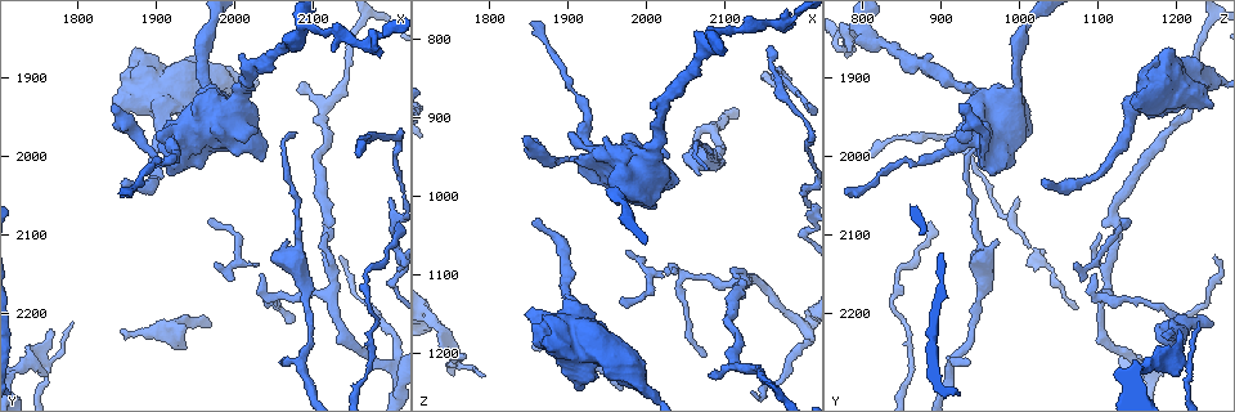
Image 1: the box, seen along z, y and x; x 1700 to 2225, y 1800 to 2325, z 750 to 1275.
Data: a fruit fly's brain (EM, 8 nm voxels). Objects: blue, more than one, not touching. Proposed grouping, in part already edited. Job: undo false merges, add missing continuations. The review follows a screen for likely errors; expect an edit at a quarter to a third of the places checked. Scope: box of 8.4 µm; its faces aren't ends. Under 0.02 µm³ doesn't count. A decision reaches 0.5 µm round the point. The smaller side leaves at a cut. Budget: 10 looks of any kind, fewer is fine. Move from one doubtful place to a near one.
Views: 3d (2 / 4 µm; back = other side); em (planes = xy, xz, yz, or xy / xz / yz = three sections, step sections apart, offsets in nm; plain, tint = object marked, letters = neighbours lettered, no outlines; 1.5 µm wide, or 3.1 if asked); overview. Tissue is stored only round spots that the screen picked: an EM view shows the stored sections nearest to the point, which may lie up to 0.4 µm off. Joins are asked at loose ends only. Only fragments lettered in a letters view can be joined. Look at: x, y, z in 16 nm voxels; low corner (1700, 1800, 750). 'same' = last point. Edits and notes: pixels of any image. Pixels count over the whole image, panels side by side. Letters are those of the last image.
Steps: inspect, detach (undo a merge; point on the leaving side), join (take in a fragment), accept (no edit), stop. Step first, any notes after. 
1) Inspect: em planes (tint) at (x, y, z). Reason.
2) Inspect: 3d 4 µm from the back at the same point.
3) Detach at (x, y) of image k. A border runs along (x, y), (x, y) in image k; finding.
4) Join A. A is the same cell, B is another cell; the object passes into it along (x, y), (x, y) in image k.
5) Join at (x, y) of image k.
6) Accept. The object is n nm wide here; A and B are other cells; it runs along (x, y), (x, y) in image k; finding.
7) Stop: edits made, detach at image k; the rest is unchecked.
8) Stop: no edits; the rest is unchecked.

Inspect: em planes (letters) at (2080, 1970, 965). Free end.

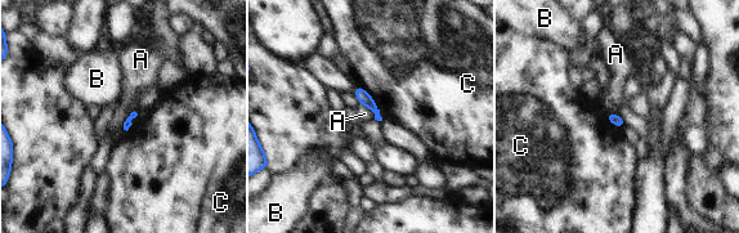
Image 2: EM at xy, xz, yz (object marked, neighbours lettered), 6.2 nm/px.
Accept. A, B and C are other cells; a border runs along (358, 84), (371, 97), (383, 120) in image 2; none of them fits.

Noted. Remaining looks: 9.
Inspect: 3d 4 µm at (1965, 2215, 1245). Free end.

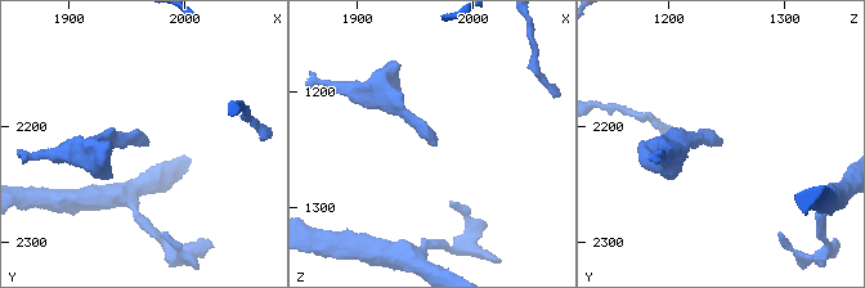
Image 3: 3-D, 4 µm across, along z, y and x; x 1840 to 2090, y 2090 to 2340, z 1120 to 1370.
Inspect: em planes (letters) at (1966, 2216, 1248). Need the tissue.

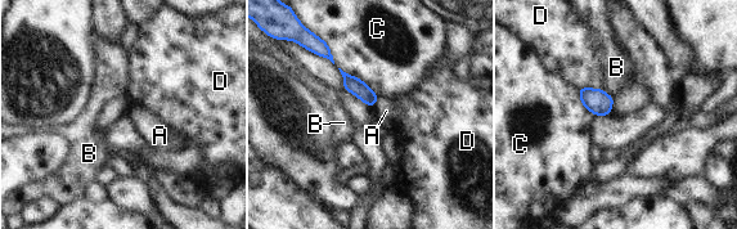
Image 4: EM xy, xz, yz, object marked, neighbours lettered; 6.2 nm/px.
Accept. The longest contact is with C, 320 nm; A, B, C and D are other cells; no lettered fragment goes on from it.

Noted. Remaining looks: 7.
Inspect: em planes (letters) at (2075, 2205, 1205). An open end.

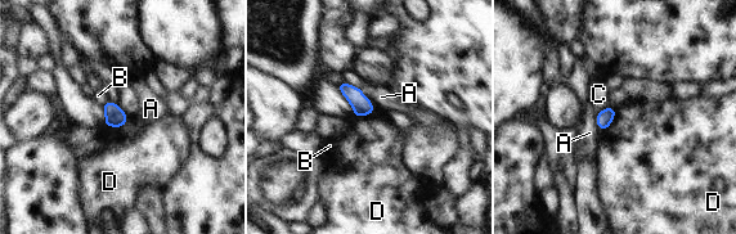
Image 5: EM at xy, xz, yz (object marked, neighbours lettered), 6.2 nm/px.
Accept. A, B, C and D are other cells; a border runs along (616, 109), (613, 121), (602, 131) in image 5; no lettered fragment goes on from it.

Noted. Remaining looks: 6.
Inspect: 3d 4 µm at (1860, 2230, 1185). Free end.

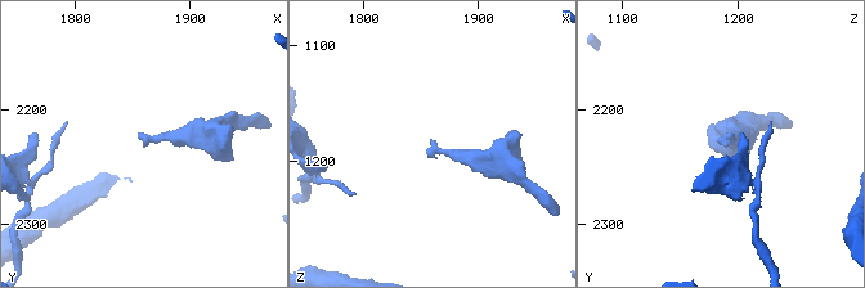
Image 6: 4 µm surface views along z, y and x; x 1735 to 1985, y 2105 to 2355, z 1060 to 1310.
Inspect: em planes (letters) at (1860, 2232, 1182).

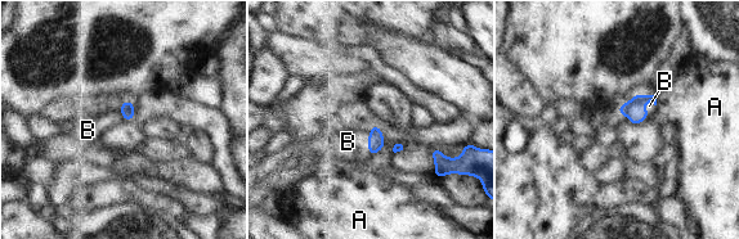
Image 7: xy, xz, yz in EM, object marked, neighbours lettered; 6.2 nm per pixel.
Join B. B is the same cell, A is another cell; the object passes into it along (635, 111), (646, 111), (649, 106) in image 7; it goes on there.

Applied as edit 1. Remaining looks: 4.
Stop: edits made, join at image 7; the rest is unchecked.

